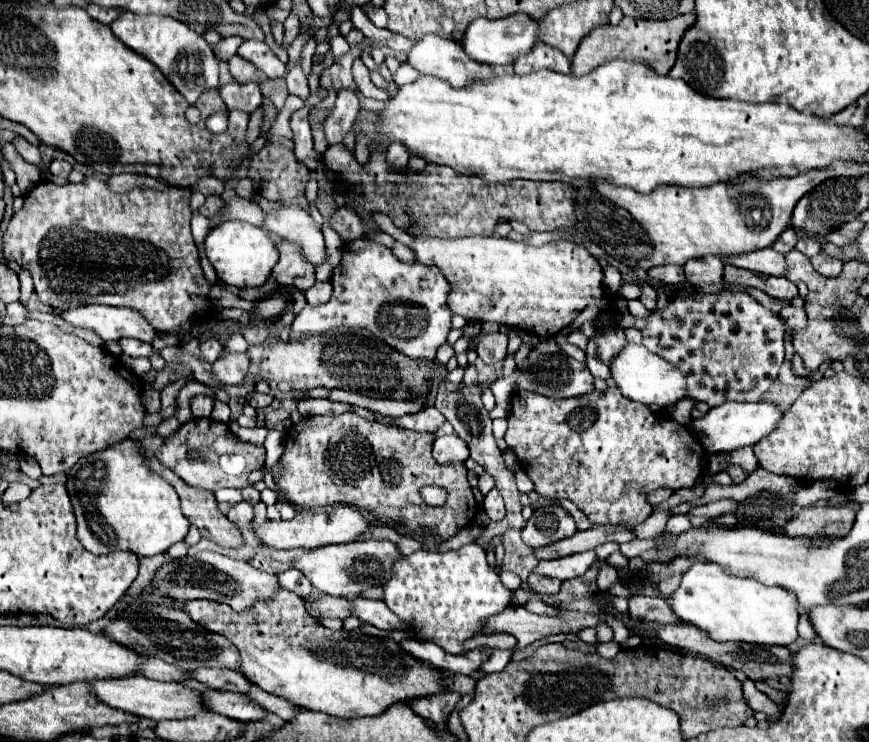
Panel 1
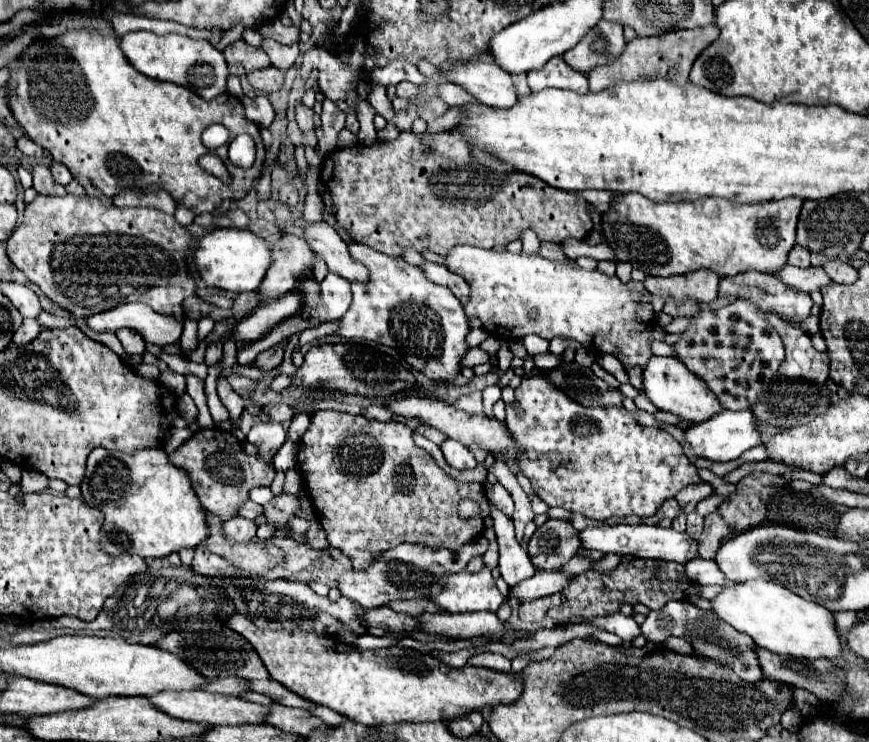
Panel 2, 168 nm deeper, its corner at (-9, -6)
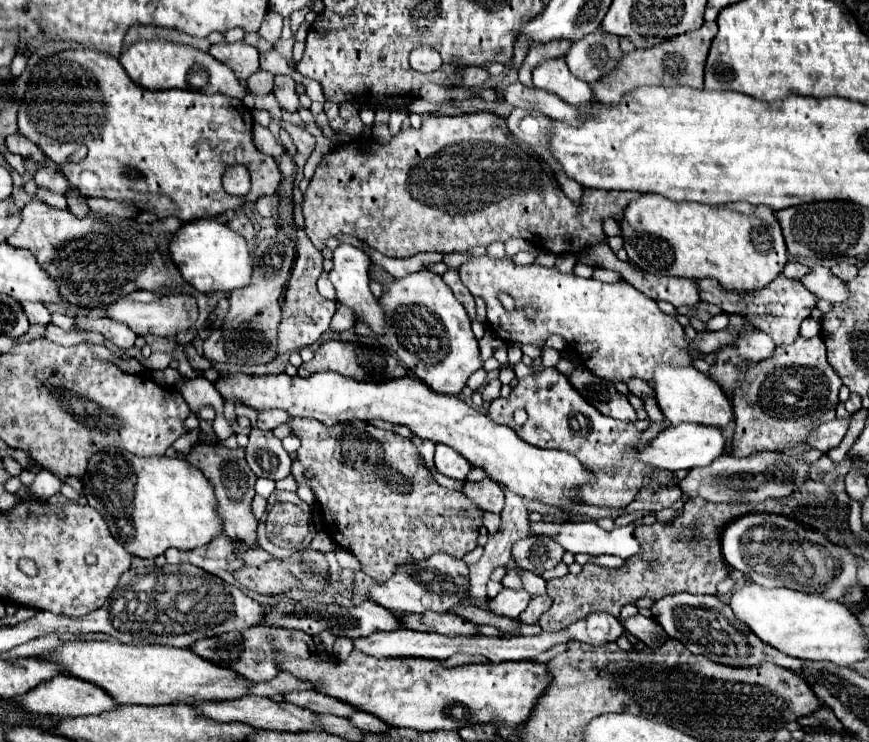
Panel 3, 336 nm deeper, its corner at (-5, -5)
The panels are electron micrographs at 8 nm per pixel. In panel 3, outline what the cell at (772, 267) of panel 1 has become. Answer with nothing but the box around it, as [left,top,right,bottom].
[800,266,848,302]

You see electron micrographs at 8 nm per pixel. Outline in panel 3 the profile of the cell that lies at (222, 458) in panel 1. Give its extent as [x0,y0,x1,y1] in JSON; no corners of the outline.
[178,442,256,546]

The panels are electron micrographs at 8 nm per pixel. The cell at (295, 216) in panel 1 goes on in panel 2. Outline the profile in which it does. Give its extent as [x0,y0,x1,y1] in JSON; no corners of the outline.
[304,221,368,283]

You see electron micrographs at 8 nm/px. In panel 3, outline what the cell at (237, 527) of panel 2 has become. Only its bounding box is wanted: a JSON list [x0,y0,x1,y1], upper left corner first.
[206,534,236,558]

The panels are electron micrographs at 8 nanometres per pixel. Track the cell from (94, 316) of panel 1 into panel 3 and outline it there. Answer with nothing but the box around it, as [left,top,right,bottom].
[106,294,198,338]

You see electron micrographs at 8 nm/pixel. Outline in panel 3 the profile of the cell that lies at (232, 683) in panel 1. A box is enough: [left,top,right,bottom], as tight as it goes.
[284,690,354,718]

